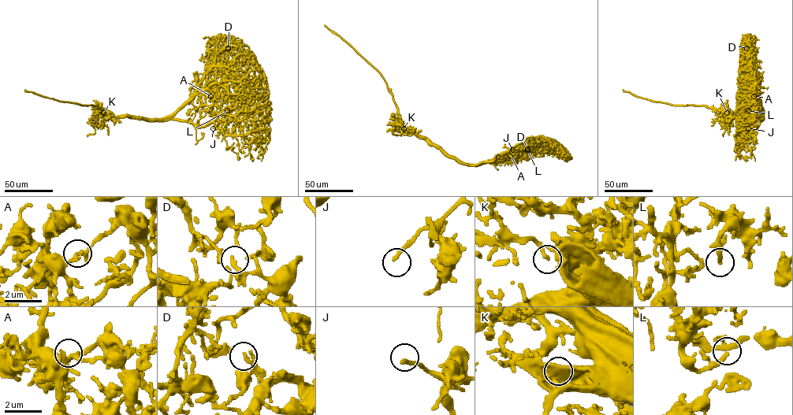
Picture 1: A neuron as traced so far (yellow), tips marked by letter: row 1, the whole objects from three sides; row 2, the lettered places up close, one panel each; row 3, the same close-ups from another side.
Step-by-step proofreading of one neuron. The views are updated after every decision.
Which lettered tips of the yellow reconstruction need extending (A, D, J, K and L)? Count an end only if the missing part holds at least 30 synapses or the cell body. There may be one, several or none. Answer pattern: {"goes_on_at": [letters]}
{"goes_on_at": ["J", "L"]}

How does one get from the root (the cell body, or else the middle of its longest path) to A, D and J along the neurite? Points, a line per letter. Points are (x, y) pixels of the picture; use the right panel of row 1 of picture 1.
A: (744, 116), (762, 116), (757, 91), (756, 97), (753, 96)
D: (744, 116), (760, 118), (762, 115), (761, 101), (751, 80), (745, 53), (748, 50), (746, 48)
J: (744, 116), (762, 119), (755, 127), (745, 123), (748, 128)

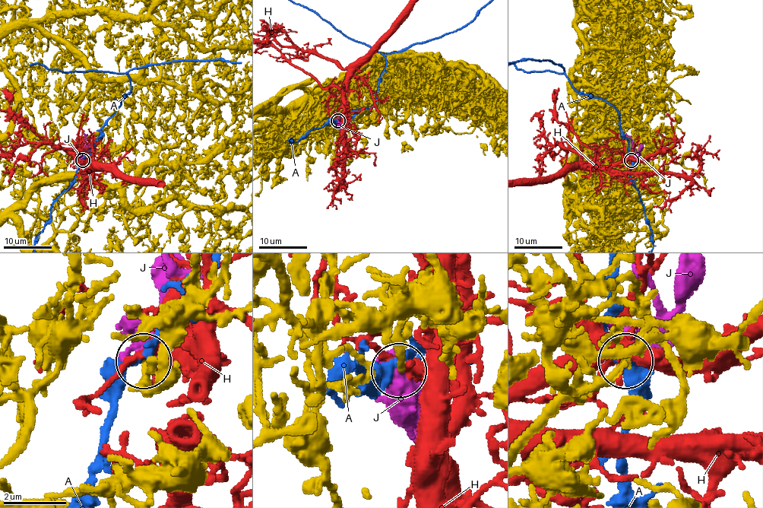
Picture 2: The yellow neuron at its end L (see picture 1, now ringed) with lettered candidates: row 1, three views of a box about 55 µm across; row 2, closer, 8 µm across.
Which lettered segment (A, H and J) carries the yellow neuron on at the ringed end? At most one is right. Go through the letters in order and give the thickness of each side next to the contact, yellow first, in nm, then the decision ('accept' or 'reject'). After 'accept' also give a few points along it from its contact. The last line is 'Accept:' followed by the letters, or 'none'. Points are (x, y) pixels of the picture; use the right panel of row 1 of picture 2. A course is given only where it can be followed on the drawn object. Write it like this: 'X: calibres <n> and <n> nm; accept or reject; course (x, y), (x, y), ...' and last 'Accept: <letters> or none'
A: calibres 200 and 400 nm; reject
H: calibres 220 and 200 nm; reject
J: calibres 180 and 400 nm; accept
Accept: J

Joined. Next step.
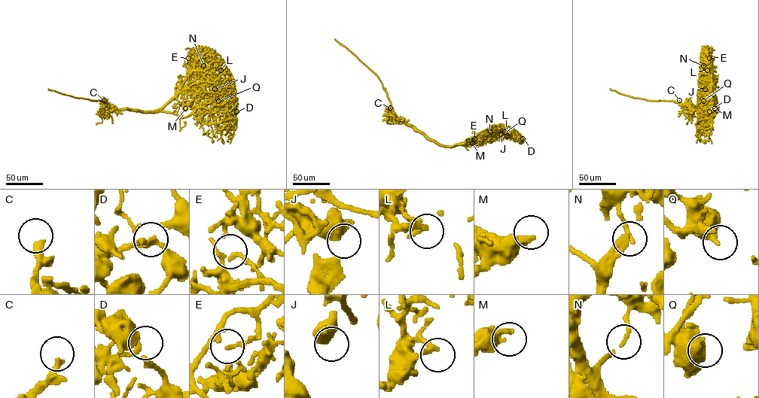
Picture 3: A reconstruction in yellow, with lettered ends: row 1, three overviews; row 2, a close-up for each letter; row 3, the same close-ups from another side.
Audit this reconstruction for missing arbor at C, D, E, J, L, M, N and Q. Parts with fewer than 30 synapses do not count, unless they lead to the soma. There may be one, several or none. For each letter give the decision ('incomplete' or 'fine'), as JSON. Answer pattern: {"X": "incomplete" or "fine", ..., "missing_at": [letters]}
{"C": "incomplete", "D": "fine", "E": "fine", "J": "fine", "L": "fine", "M": "incomplete", "N": "fine", "Q": "fine", "missing_at": ["C", "M"]}

